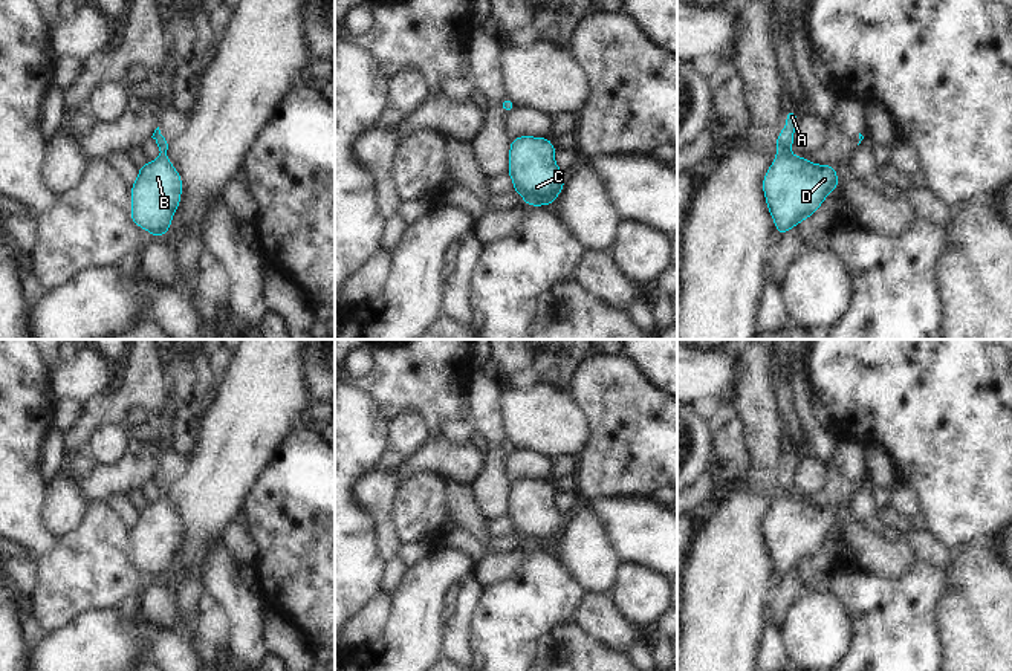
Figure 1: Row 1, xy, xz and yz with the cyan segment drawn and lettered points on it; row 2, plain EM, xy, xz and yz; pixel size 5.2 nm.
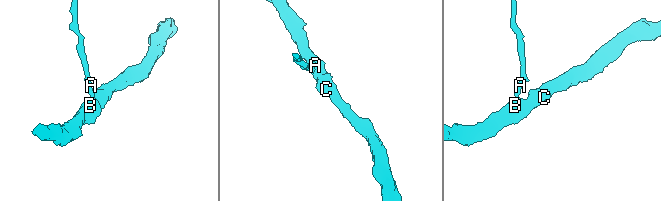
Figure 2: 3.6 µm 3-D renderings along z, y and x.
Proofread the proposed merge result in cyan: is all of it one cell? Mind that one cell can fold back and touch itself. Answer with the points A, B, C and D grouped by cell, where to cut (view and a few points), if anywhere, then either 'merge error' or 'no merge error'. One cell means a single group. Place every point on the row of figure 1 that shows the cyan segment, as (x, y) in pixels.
A B C D; no cut; no merge error

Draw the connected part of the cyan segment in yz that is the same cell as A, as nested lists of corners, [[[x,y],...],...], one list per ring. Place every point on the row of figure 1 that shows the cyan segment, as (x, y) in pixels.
[[[792,109],[784,112],[784,115],[787,122],[775,141],[777,157],[763,177],[764,199],[778,235],[786,234],[789,229],[809,219],[822,205],[829,193],[839,186],[838,173],[832,165],[812,164],[790,153],[793,133],[800,119]]]

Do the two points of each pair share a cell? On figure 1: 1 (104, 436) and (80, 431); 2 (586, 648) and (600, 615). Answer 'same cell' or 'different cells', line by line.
1: different cells
2: different cells

